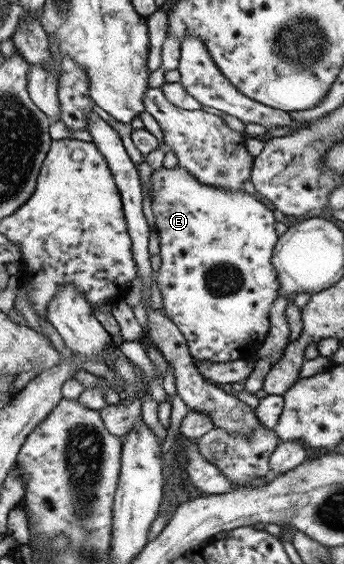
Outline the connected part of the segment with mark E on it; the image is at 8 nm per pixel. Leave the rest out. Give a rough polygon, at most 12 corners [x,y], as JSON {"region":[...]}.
{"region":[[153,170],[164,315],[249,359],[277,298],[272,210]]}

